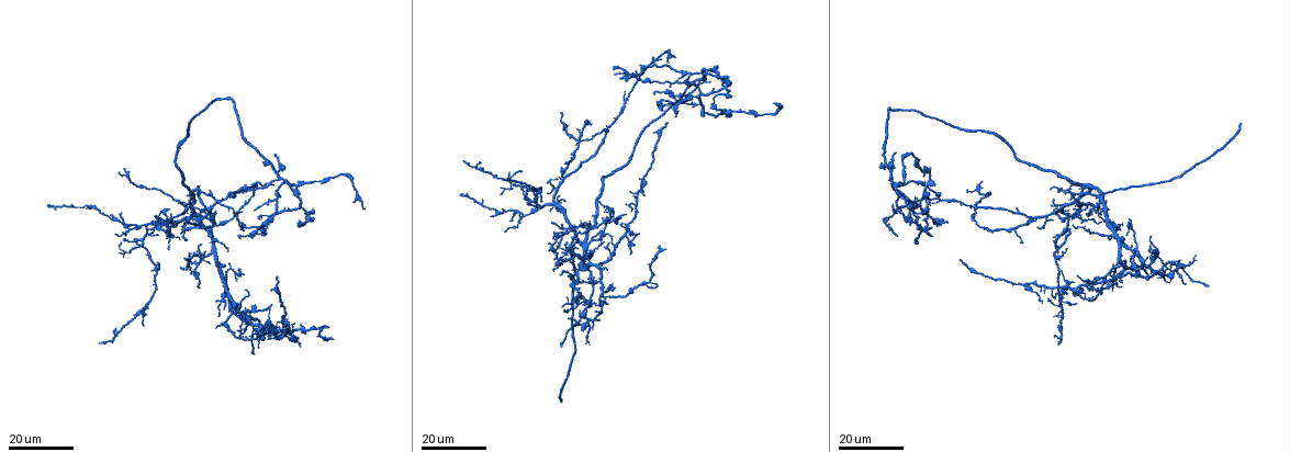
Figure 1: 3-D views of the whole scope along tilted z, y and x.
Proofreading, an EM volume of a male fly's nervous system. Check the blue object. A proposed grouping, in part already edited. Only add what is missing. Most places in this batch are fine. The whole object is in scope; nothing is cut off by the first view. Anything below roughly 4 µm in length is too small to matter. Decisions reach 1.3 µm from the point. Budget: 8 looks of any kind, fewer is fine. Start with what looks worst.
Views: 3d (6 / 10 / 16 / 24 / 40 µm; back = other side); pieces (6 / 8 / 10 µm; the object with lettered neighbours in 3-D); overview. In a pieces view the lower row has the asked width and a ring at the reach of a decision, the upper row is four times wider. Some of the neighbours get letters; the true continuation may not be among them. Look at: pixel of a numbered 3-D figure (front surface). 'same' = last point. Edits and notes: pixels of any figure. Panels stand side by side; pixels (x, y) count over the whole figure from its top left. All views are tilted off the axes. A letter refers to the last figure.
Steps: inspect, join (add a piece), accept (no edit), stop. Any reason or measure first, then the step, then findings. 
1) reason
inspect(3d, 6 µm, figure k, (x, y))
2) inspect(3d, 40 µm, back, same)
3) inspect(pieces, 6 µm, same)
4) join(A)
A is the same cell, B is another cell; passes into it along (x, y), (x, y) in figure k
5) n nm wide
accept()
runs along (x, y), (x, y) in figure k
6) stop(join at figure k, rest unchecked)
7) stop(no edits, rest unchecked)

inspect(3d, 24 µm, figure 1, (1242, 123))

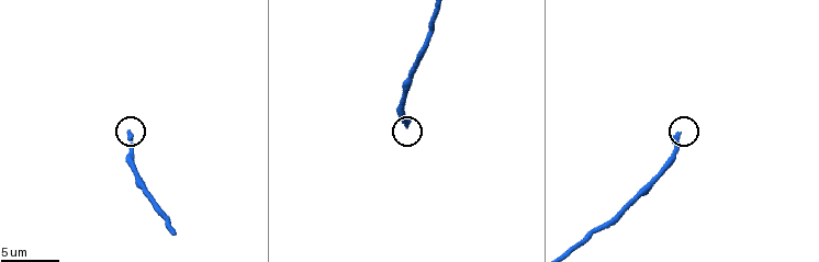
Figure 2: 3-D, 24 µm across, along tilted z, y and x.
inspect(pieces, 6 µm, figure 2, (130, 130))

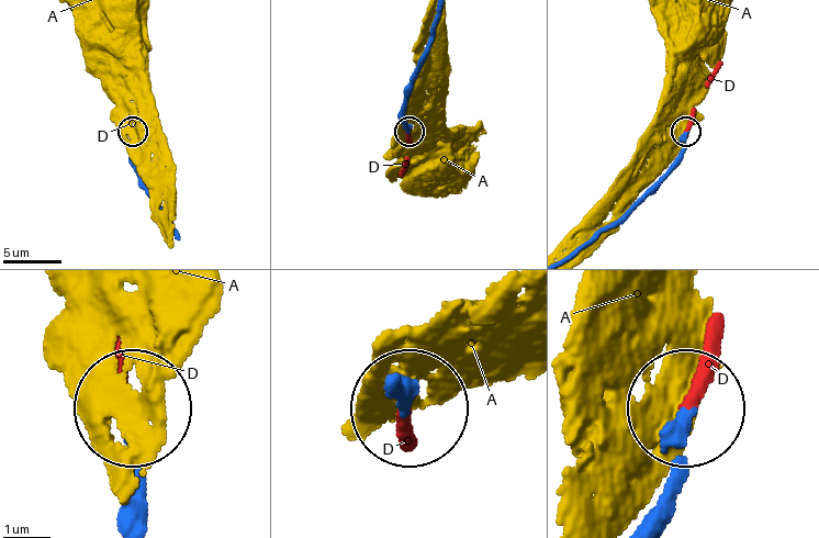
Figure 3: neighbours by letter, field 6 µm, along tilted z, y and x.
join(D)
D is the same cell, A is another cell; passes into it along (672, 164), (683, 147), (692, 111), (708, 76), (721, 63) in figure 3; it goes on there

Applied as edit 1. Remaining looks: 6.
thin end
inspect(3d, 16 µm, figure 1, (119, 214))

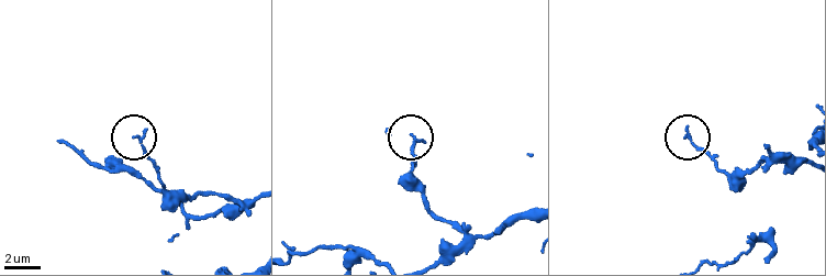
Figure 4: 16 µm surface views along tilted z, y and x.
inspect(pieces, 10 µm, figure 4, (144, 129))

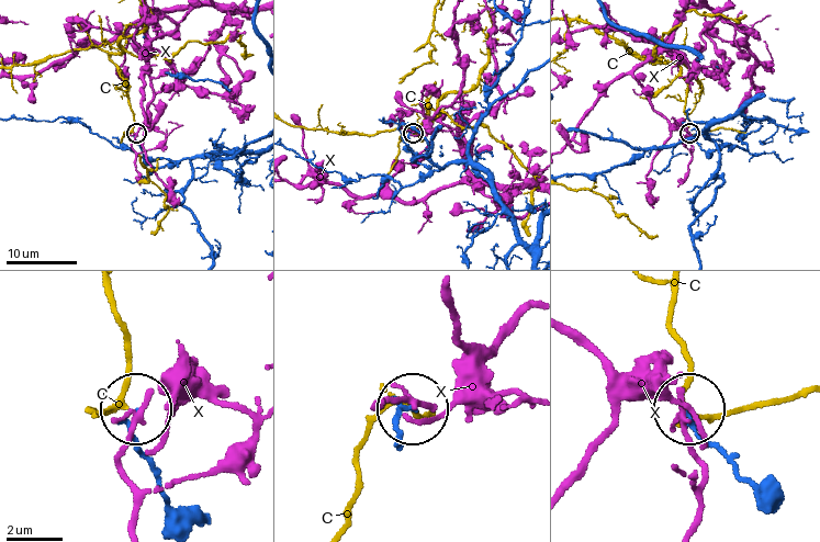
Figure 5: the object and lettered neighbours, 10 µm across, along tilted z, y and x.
accept()
C and X are other cells; no lettered piece goes on from it

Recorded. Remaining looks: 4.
branch stops here
inspect(3d, 16 µm, figure 1, (254, 353))

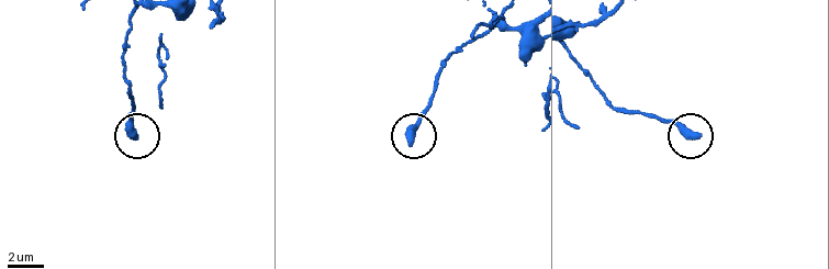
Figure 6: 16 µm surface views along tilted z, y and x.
see the neighbours
inspect(pieces, 6 µm, figure 6, (698, 133))

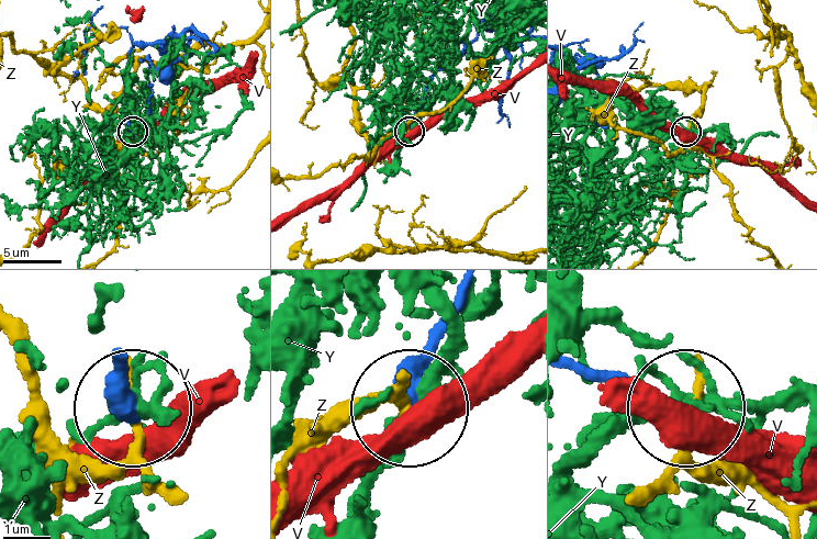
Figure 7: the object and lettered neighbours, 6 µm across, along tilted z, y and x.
accept()
V, Y and Z are other cells; runs along (125, 356), (125, 407) in figure 7; no lettered piece goes on from it

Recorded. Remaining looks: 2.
an open end
inspect(3d, 16 µm, figure 1, (1094, 211))

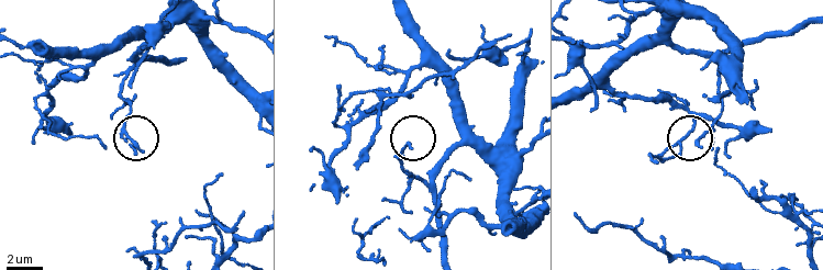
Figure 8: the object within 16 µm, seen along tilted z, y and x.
inspect(pieces, 8 µm, figure 8, (411, 148))

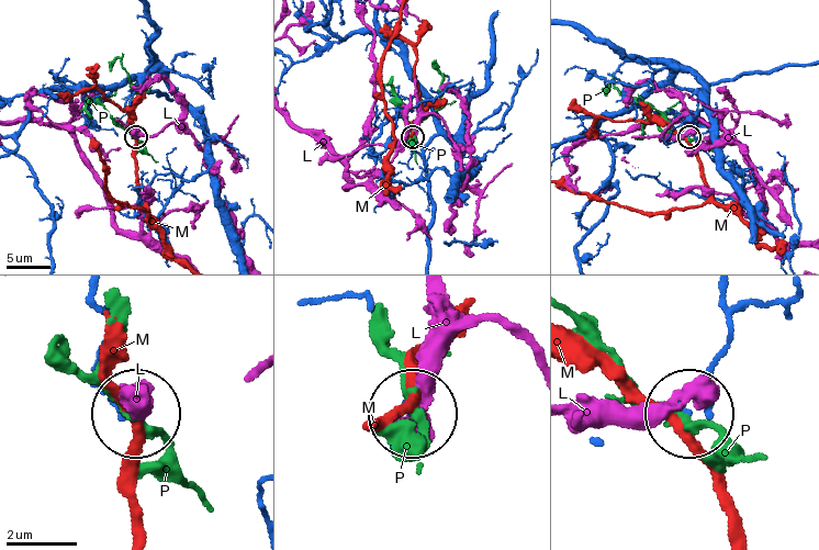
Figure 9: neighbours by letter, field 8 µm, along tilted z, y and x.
accept()
L, M and P are other cells; no lettered piece goes on from it

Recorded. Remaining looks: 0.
stop(join at figure 3, rest unchecked)

